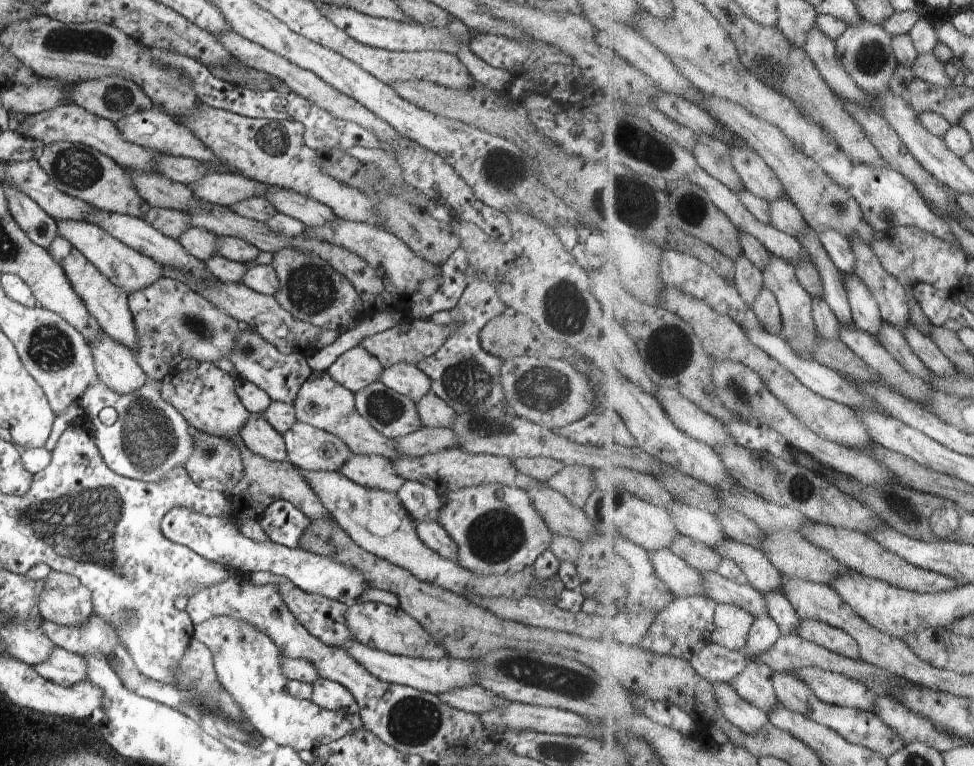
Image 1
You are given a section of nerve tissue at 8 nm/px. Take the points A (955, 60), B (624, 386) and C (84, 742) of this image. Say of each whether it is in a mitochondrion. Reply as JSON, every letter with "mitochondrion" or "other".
{"A":"other","B":"other","C":"other"}

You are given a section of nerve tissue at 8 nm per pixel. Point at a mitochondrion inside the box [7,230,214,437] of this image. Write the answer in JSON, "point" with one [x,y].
{"point":[51,349]}

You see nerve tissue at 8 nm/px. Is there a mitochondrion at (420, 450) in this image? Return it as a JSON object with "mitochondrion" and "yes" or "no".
{"mitochondrion":"no"}

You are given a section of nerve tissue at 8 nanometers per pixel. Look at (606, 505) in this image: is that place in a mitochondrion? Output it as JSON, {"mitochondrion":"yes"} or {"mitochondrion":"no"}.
{"mitochondrion":"yes"}

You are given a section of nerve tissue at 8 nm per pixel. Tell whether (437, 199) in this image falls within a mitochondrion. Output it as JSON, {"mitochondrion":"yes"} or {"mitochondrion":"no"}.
{"mitochondrion":"no"}

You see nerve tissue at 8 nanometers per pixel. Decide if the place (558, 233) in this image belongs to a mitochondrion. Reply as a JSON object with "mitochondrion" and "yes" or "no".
{"mitochondrion":"no"}

